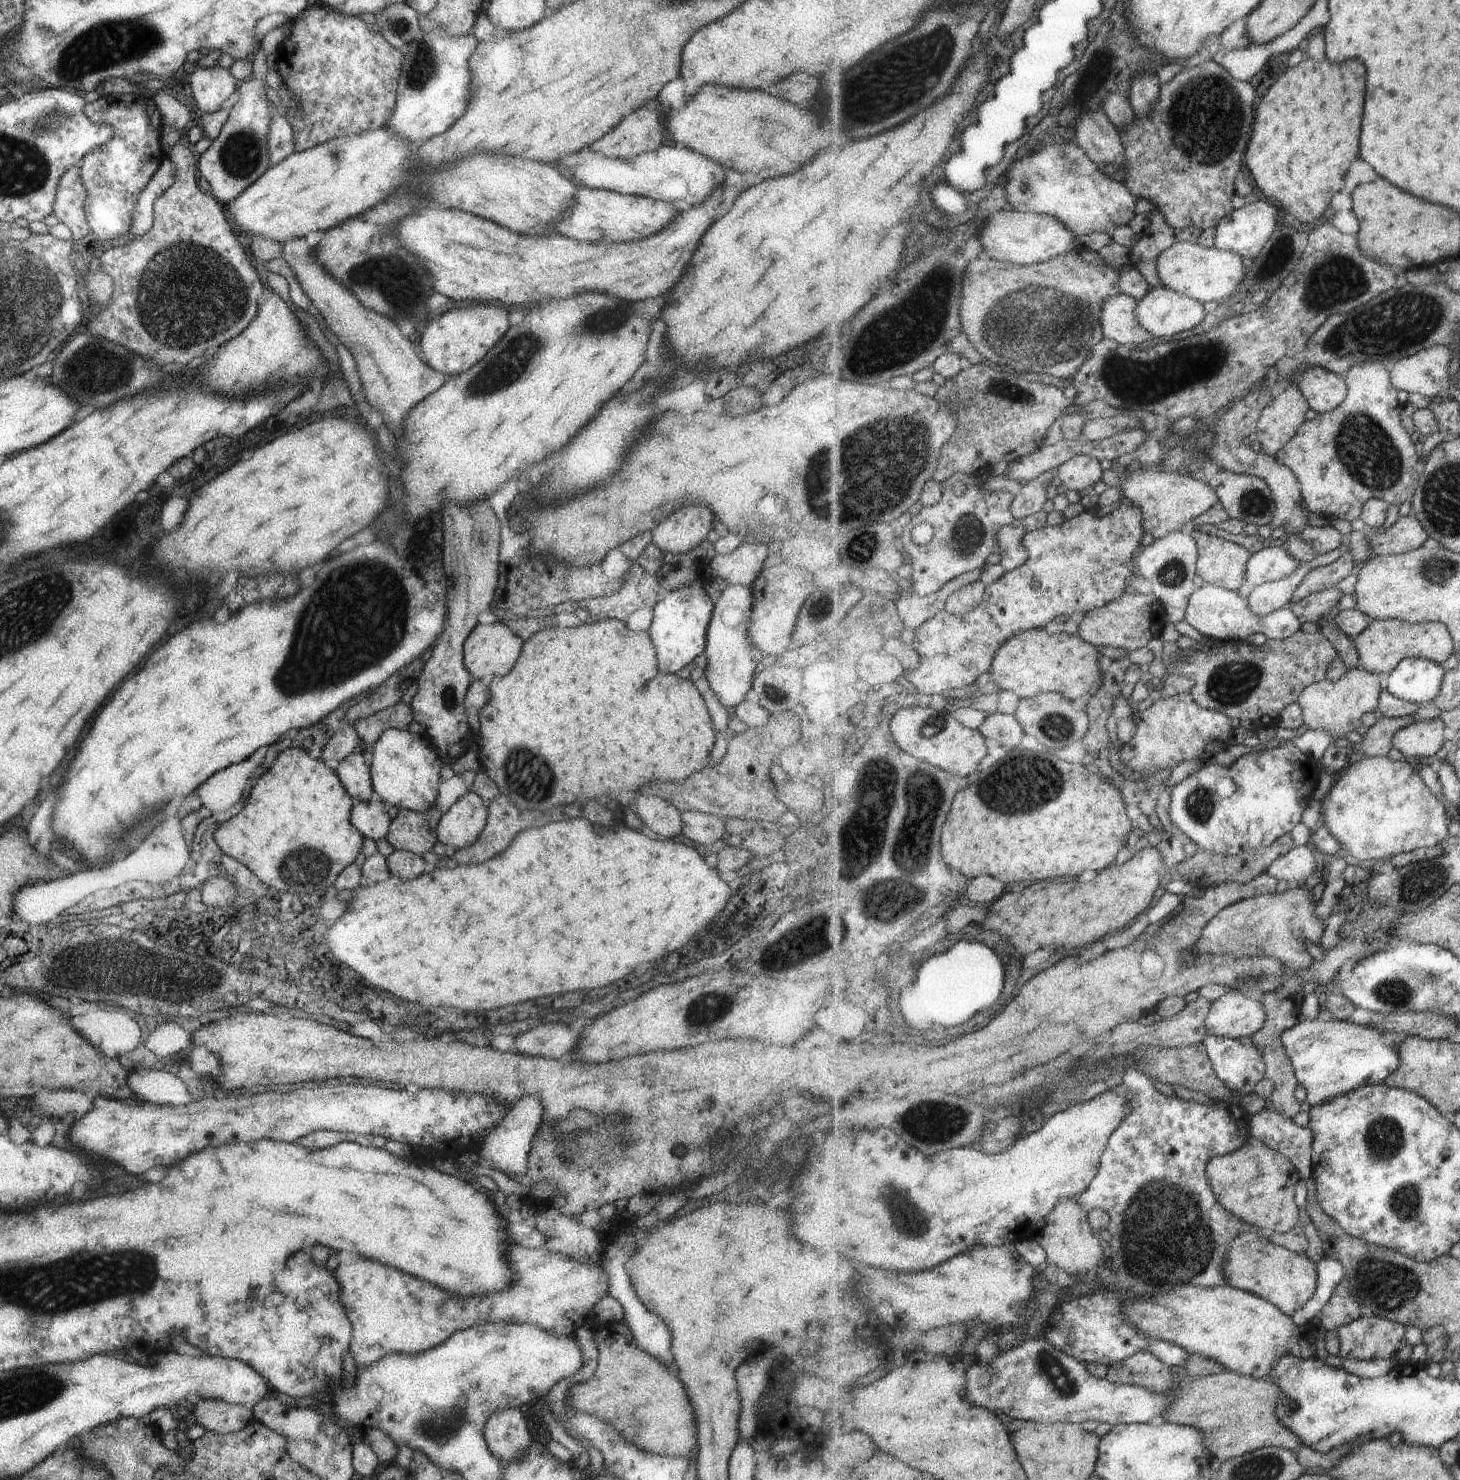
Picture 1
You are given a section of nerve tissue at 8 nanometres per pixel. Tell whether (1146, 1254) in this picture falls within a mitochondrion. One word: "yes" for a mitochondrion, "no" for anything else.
yes

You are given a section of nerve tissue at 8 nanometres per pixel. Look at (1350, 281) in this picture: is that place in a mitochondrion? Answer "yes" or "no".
yes

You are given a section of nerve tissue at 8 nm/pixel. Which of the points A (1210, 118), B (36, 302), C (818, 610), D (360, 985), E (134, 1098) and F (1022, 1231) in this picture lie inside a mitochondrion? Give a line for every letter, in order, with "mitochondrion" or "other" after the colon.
A: mitochondrion
B: mitochondrion
C: mitochondrion
D: other
E: other
F: other

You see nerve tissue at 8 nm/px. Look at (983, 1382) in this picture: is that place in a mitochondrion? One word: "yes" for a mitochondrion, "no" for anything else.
yes

